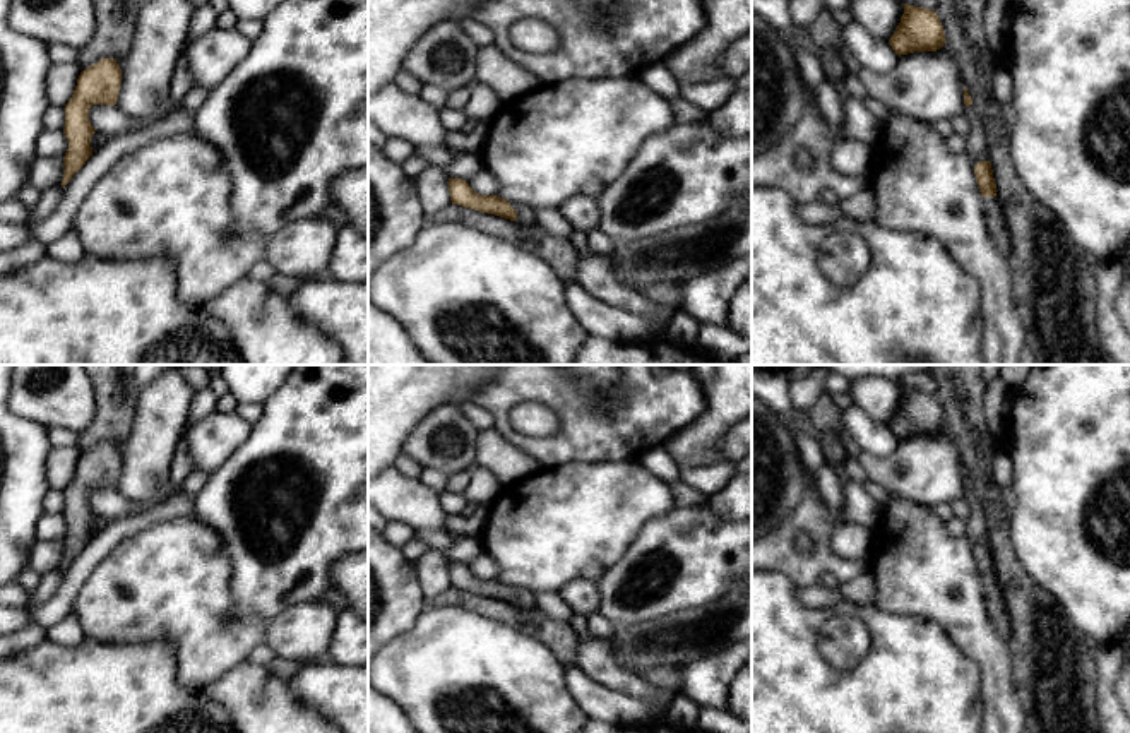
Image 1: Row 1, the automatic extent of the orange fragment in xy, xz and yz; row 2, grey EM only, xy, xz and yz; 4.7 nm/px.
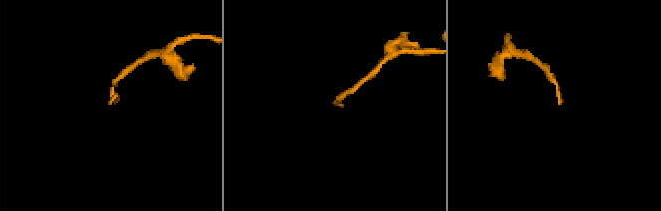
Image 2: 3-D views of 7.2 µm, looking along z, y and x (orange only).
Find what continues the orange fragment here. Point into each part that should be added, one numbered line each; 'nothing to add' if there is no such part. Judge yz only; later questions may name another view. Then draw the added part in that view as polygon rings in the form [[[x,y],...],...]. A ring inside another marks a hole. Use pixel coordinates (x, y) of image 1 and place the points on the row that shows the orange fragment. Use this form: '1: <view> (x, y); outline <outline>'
1: yz (976, 141); outline [[[978,111],[967,118],[971,128],[969,134],[966,135],[966,152],[972,159],[972,164],[976,166],[979,161],[990,161],[988,134]]]

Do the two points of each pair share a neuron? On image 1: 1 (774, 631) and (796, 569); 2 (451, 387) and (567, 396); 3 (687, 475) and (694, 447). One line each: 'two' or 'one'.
1: two
2: two
3: two

